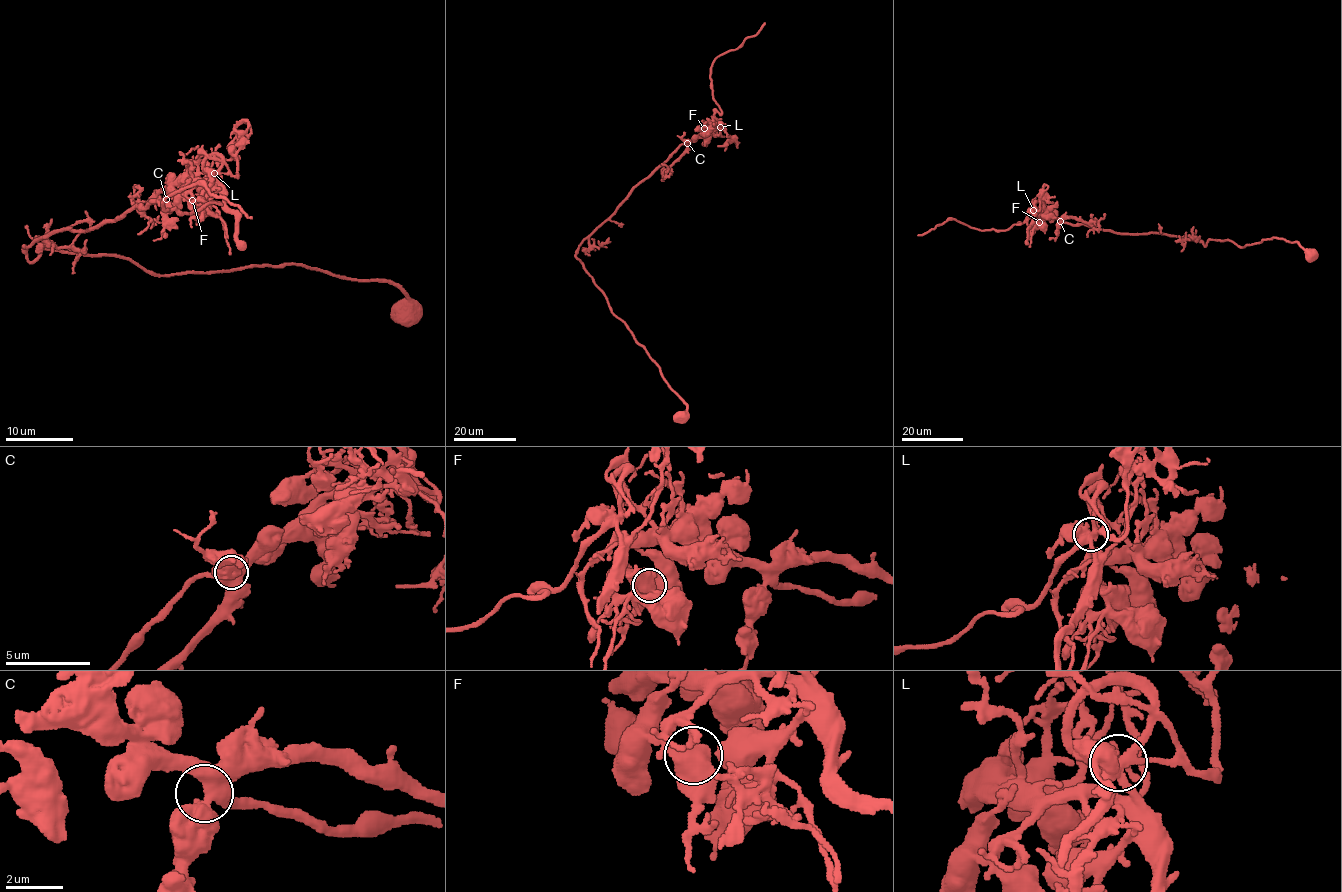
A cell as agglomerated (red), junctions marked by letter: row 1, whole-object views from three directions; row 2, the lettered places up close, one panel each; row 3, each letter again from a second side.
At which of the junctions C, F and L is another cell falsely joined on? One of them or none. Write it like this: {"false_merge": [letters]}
{"false_merge": ["L"]}

